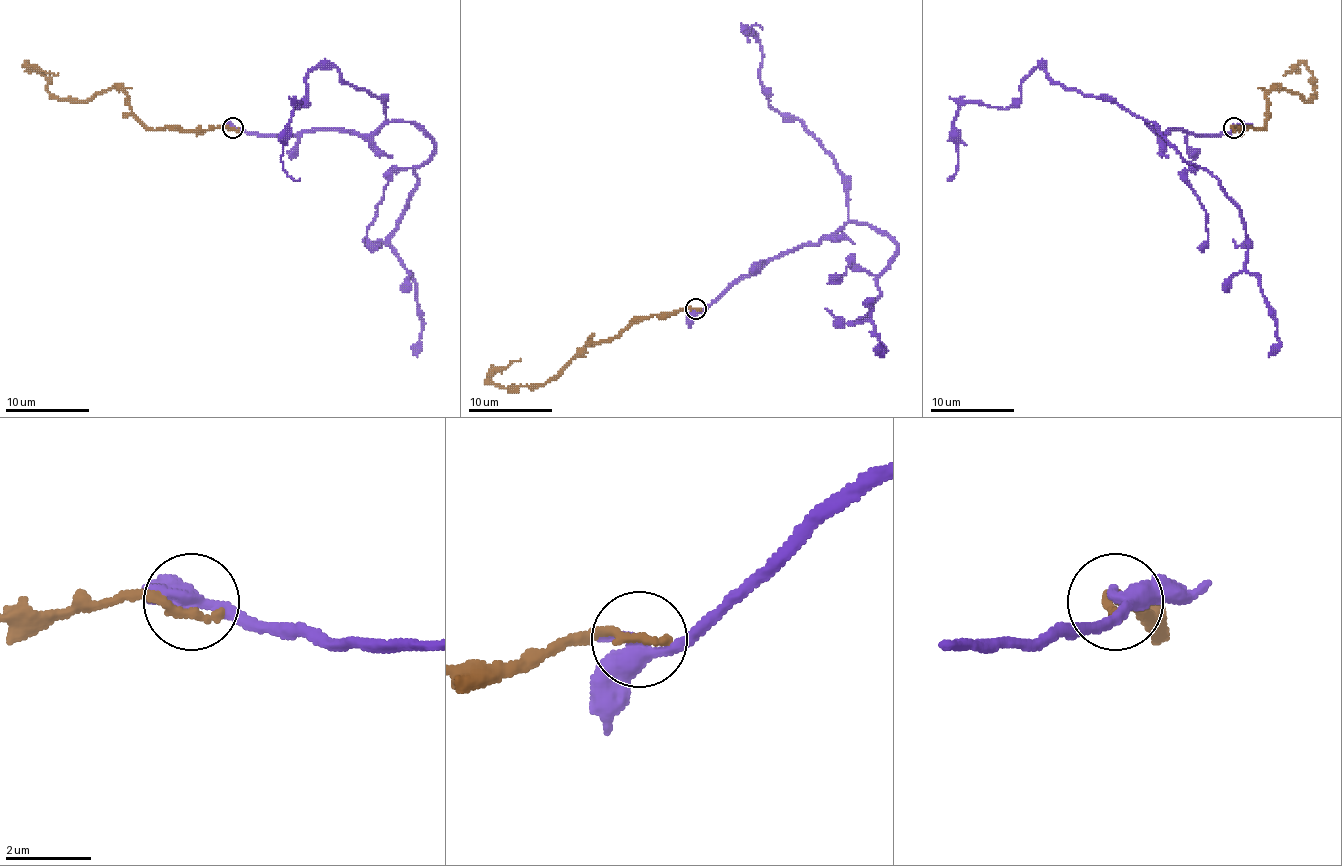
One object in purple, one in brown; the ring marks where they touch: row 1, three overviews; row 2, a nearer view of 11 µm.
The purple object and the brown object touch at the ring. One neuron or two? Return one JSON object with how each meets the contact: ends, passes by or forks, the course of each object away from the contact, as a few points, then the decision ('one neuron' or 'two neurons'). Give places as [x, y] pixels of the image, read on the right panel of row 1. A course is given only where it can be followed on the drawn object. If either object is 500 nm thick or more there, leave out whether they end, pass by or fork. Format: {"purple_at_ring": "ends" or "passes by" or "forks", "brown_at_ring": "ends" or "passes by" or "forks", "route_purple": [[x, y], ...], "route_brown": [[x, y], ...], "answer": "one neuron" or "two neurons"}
{"purple_at_ring": "passes by", "brown_at_ring": "ends", "route_purple": [[1233, 128], [1203, 136], [1159, 134], [1117, 105], [1065, 90], [1038, 67], [1004, 109], [960, 107], [954, 178]], "route_brown": [[1233, 128], [1260, 130], [1266, 96], [1273, 90], [1285, 88], [1310, 98], [1315, 79], [1304, 65], [1283, 75]], "answer": "two neurons"}

